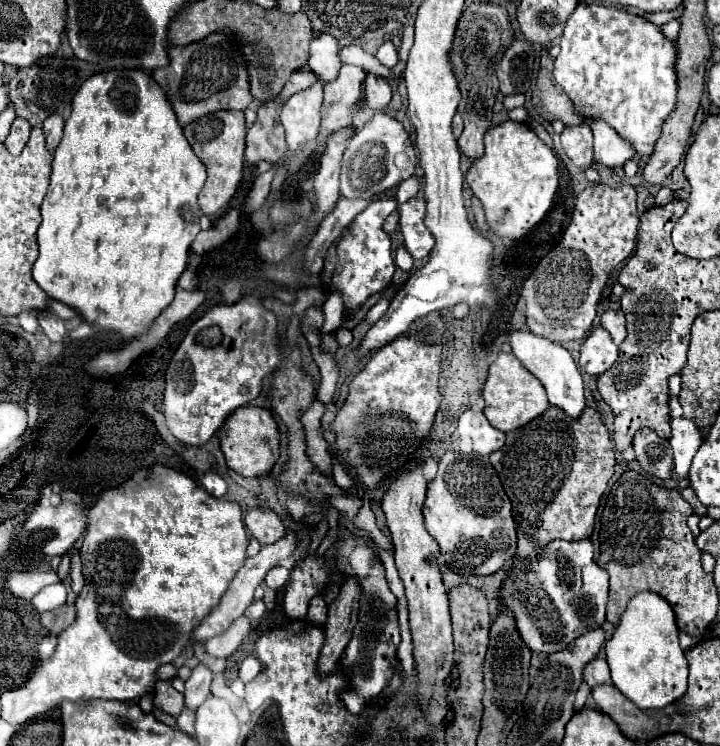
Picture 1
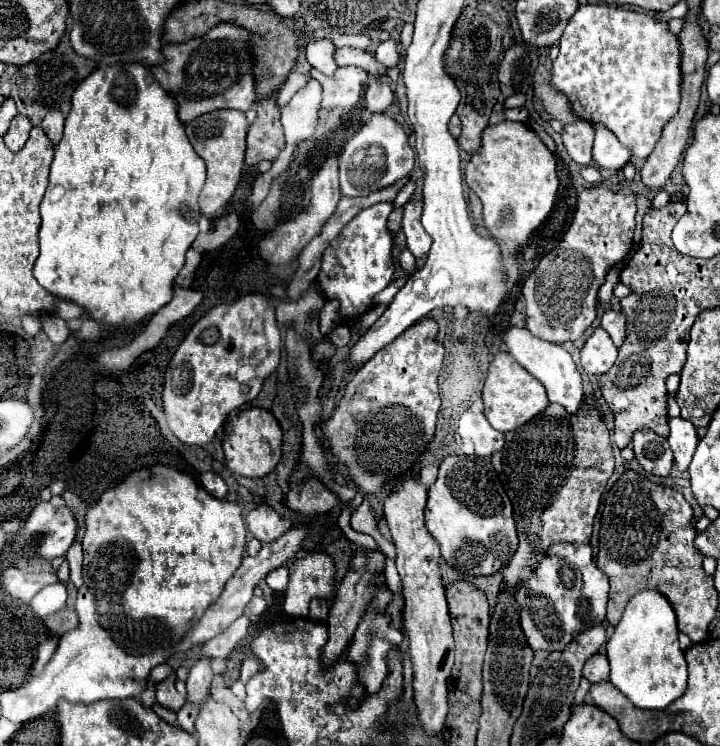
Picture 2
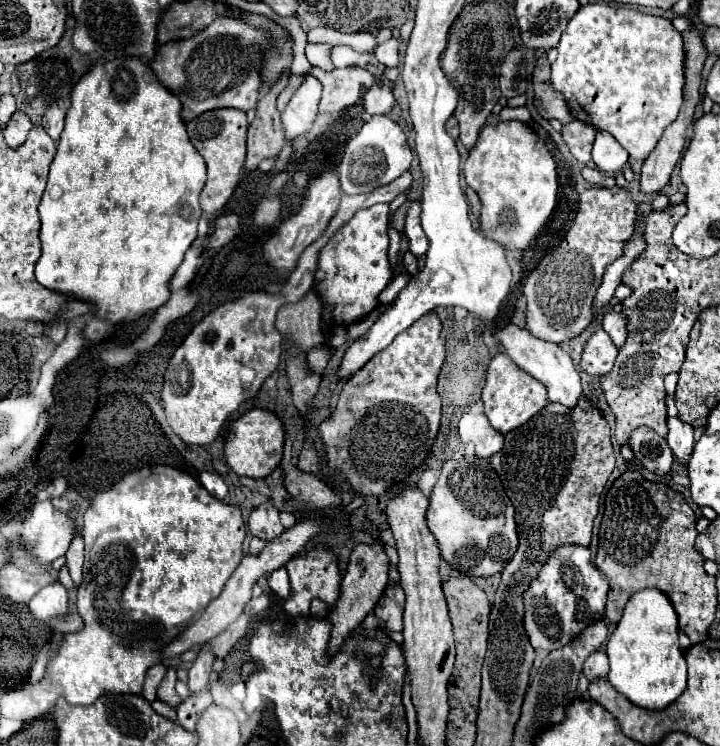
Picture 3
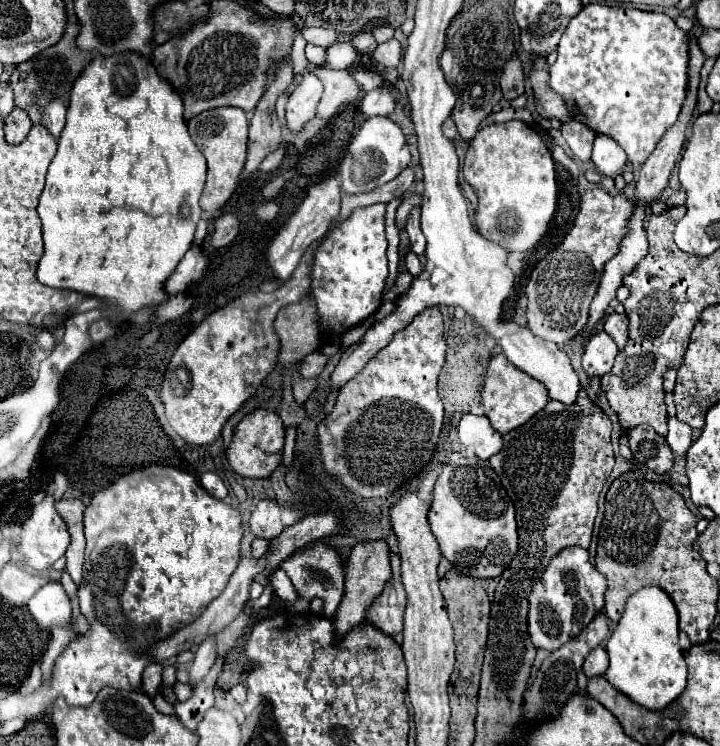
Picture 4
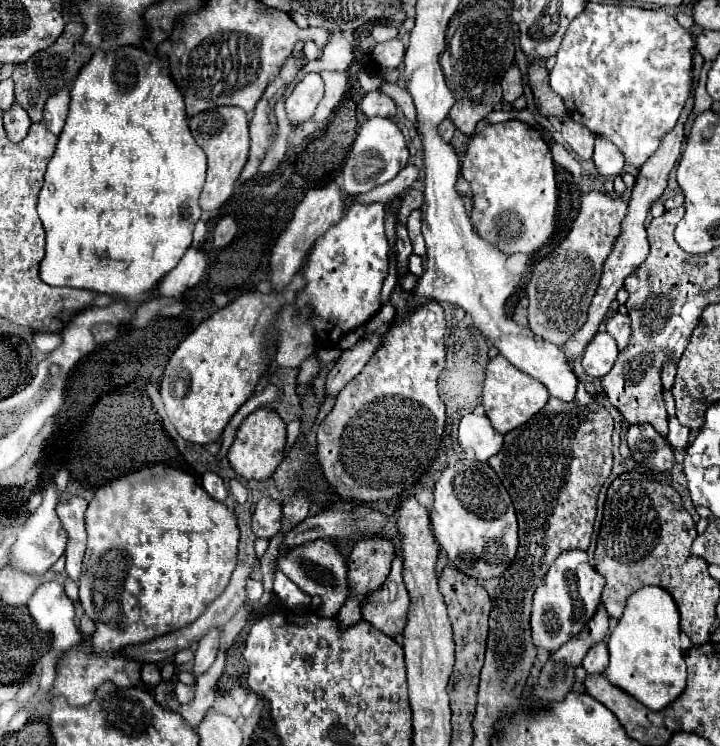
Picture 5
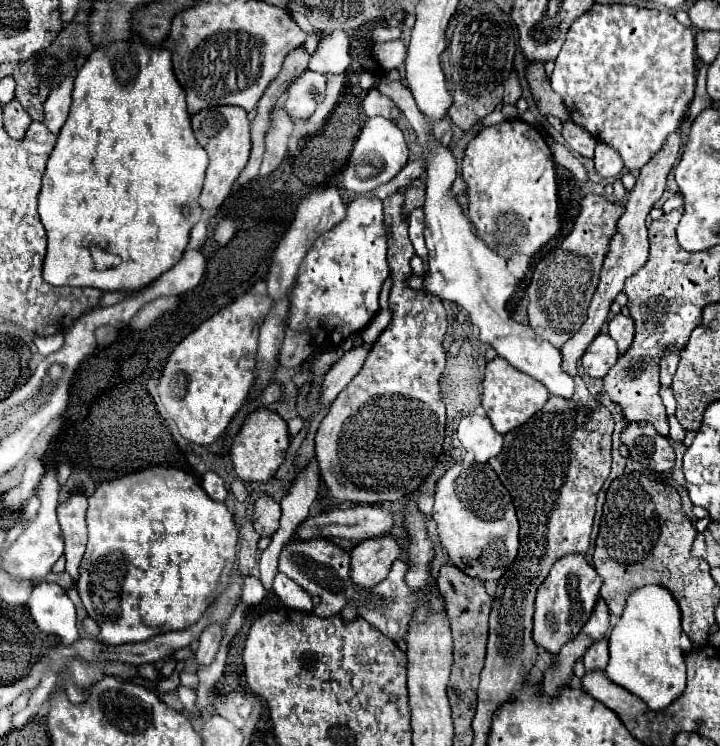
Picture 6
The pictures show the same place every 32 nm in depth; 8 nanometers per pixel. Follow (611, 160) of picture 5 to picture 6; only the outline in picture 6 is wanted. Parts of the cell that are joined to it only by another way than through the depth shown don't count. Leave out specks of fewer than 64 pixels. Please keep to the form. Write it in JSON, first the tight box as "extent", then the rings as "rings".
{"extent":[594,142,624,180],"rings":[[[602,142],[596,144],[594,164],[596,164],[596,172],[606,180],[608,178],[618,178],[624,170],[624,164],[622,164],[620,156],[616,156],[616,152],[608,144],[602,144]]]}

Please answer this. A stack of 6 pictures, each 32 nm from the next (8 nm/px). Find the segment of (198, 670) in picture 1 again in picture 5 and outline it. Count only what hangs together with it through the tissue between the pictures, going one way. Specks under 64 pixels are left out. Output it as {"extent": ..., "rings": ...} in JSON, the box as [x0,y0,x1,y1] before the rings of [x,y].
{"extent":[192,628,220,676],"rings":[[[214,628],[212,632],[208,632],[208,636],[204,636],[204,640],[200,640],[198,644],[198,650],[196,650],[196,658],[194,658],[194,670],[192,674],[198,676],[202,672],[206,672],[214,658],[216,658],[216,652],[218,652],[218,640],[220,640],[220,630]]]}

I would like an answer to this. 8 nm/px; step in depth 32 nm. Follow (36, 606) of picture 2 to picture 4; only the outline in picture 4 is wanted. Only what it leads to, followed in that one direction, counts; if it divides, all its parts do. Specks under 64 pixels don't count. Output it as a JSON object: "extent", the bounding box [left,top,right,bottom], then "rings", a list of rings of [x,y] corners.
{"extent":[28,582,76,668],"rings":[[[60,582],[44,584],[28,602],[28,610],[40,628],[50,630],[52,640],[44,656],[44,668],[52,666],[64,648],[76,640],[72,630],[72,604]]]}

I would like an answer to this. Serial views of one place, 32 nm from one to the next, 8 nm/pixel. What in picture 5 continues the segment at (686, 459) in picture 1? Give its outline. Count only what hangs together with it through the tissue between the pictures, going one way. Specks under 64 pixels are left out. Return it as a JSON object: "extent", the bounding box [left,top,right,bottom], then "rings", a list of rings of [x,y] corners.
{"extent":[668,416,688,450],"rings":[[[670,416],[670,434],[668,434],[668,442],[676,448],[676,450],[682,450],[682,448],[686,448],[686,440],[688,440],[688,428],[684,428],[678,420],[676,420],[676,416]]]}

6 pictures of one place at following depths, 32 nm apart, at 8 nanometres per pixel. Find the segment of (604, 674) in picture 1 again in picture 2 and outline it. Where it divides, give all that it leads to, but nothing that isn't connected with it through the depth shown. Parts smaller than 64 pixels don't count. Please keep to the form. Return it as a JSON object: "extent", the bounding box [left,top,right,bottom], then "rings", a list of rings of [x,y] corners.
{"extent":[584,654,610,684],"rings":[[[596,654],[596,656],[588,658],[584,664],[584,676],[590,680],[590,684],[608,680],[608,672],[610,672],[610,666],[608,666],[608,658],[604,654]]]}

